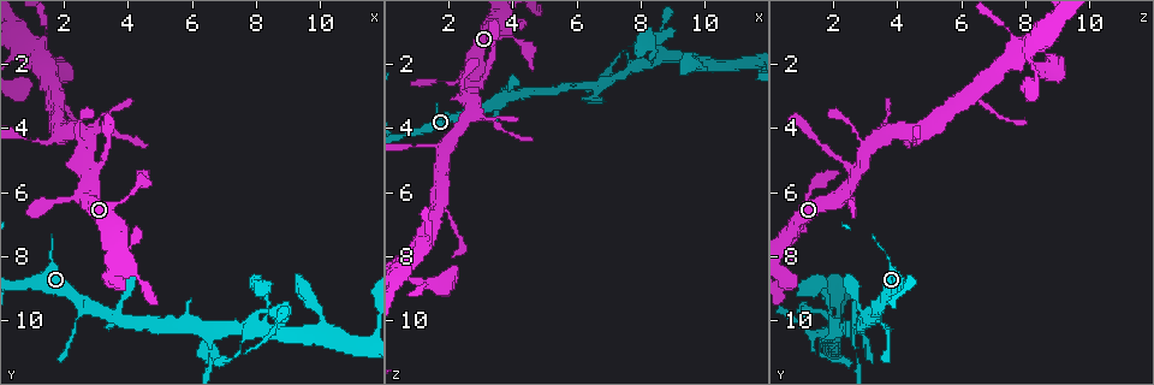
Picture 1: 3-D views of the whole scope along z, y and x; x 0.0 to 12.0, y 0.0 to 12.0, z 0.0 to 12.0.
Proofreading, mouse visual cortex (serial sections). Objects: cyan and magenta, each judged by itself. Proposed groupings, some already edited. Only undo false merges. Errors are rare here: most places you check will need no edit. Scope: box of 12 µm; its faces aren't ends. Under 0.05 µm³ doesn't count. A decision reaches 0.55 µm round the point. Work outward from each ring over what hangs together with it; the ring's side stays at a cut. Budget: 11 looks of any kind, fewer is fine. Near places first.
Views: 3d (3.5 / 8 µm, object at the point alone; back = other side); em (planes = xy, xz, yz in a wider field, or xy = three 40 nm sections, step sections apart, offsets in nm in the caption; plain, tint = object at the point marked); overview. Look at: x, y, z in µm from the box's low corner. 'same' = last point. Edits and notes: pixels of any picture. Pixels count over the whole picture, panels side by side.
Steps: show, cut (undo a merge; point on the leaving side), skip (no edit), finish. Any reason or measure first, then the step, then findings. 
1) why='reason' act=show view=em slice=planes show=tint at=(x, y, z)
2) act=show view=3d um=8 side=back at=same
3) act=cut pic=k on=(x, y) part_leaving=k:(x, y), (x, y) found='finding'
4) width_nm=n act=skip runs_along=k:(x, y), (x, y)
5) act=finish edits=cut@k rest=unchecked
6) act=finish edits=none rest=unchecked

why='looks like a crossing' act=show view=3d um=3.5 at=(2.6, 4.4, 3.0)

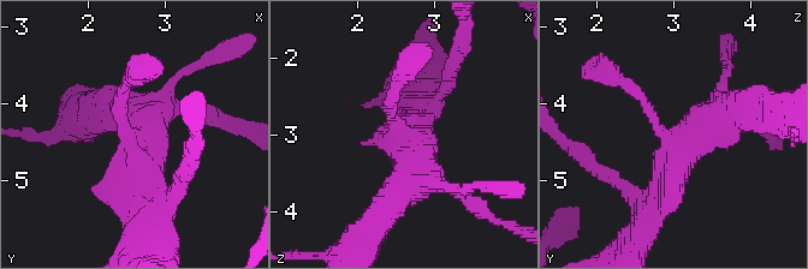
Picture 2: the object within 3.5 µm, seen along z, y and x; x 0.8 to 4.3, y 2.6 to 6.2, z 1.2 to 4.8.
act=skip runs_along=2:(665, 185), (712, 123), (773, 112) found='one cell here'

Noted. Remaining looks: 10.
why='narrows sharply' act=show view=3d um=3.5 at=(0.9, 4.5, 4.6)

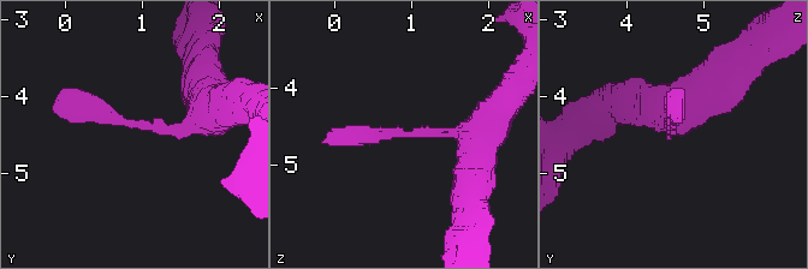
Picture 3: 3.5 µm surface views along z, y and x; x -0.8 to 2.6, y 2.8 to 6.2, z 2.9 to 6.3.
arm_widths_nm=200,250 why='shape alone is not enough' act=show view=em slice=xy step=1 show=tint at=(0.90, 4.40, 4.60)

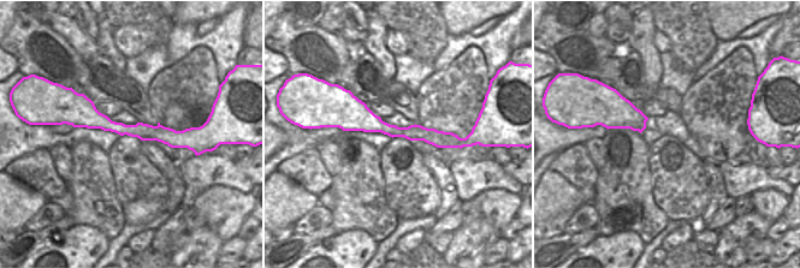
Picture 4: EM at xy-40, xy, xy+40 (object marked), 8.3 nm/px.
act=skip runs_along=4:(67, 120), (100, 120), (191, 143) found='continuous, no second cell'

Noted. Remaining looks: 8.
why='narrows sharply' act=show view=3d um=8 at=(3.8, 10.0, 3.1)

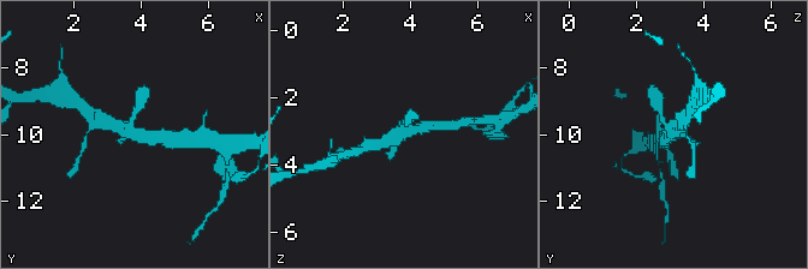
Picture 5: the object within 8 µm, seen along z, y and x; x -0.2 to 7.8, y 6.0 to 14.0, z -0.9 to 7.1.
why='zoom in' act=show view=3d um=3.5 at=(3.7, 10.0, 3.1)

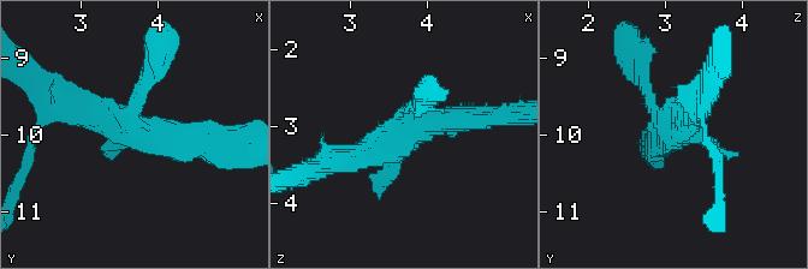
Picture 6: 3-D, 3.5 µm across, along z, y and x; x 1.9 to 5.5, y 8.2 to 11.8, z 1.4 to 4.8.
why='need the tissue' act=show view=em slice=xy step=3 show=tint at=(3.80, 10.00, 3.10)

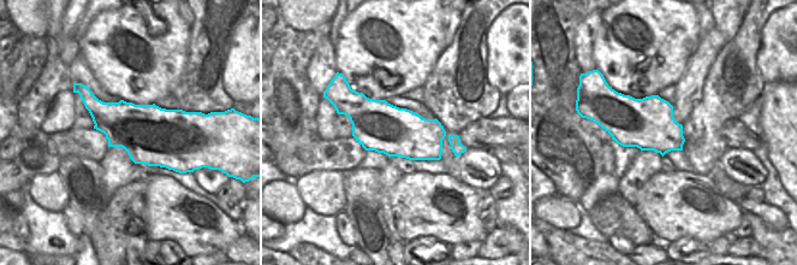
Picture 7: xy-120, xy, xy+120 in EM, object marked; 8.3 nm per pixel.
width_nm=420 act=skip runs_along=6:(343, 159), (482, 115) found='one cell here'

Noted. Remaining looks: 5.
why='four arms meet' act=show view=3d um=3.5 at=(6.4, 10.3, 2.7)

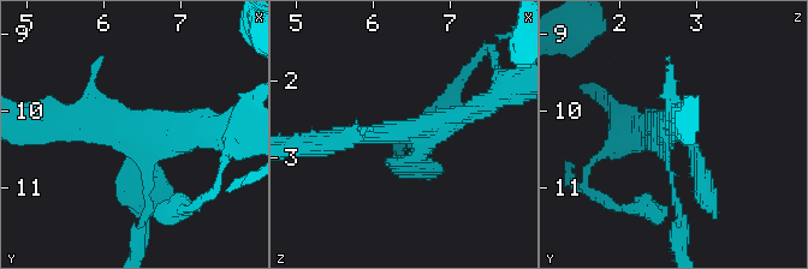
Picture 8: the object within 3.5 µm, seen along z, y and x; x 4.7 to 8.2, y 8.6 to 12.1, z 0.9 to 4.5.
arms=4 arm_widths_nm=100,200,250,300 why='shape alone is not enough' act=show view=em slice=xy step=1 show=tint at=(6.55, 10.25, 2.65)

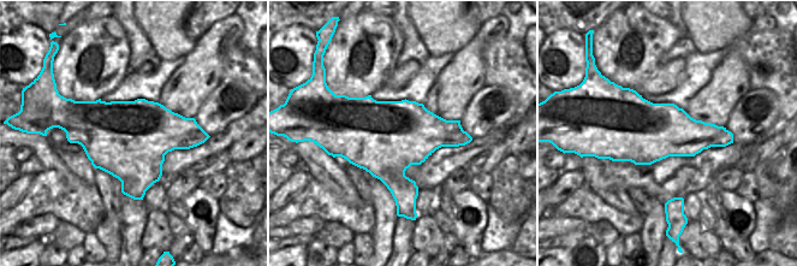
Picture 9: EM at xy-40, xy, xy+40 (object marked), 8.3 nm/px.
act=skip runs_along=8:(334, 141), (411, 131), (489, 103) found='continuous, no second cell'

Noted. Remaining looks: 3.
act=finish edits=none rest=unchecked

